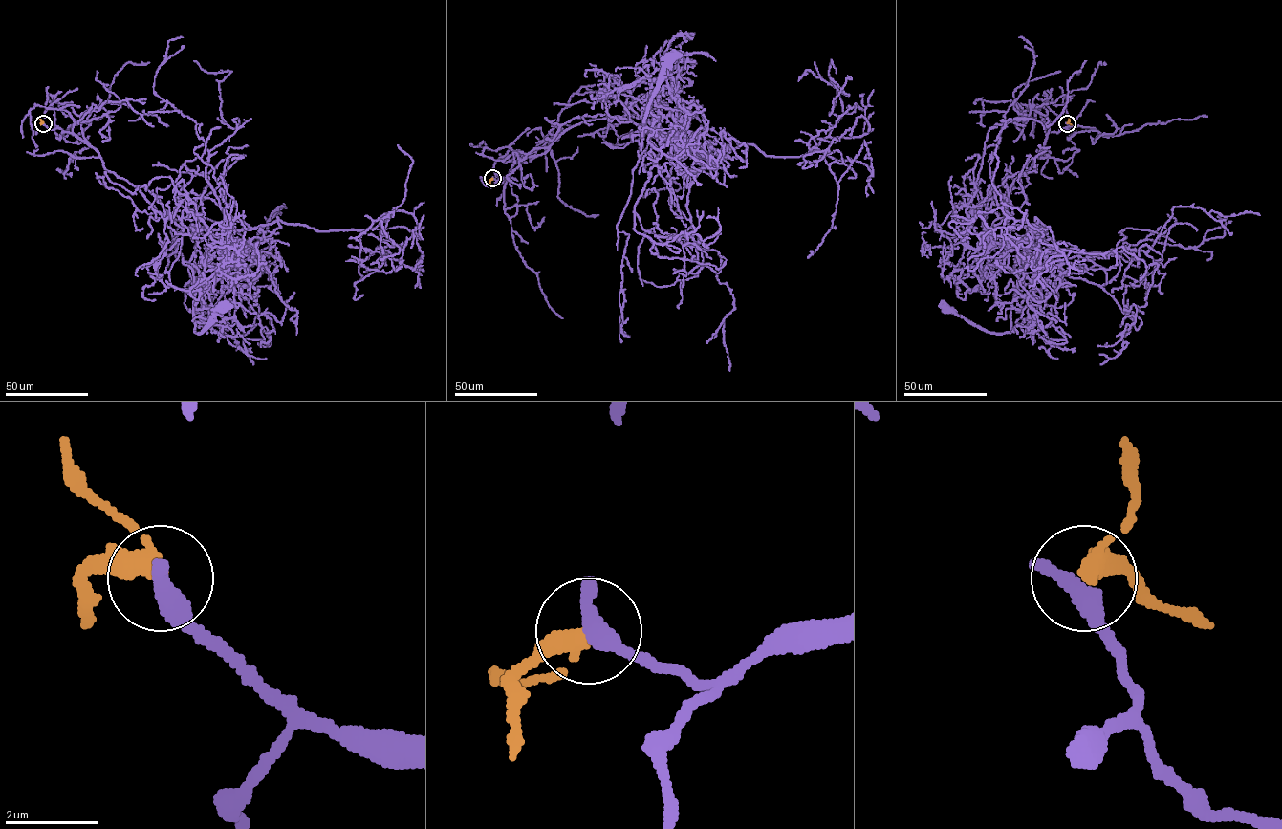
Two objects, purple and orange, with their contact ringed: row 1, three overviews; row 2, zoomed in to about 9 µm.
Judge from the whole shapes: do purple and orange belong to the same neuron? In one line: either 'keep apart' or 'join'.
keep apart

